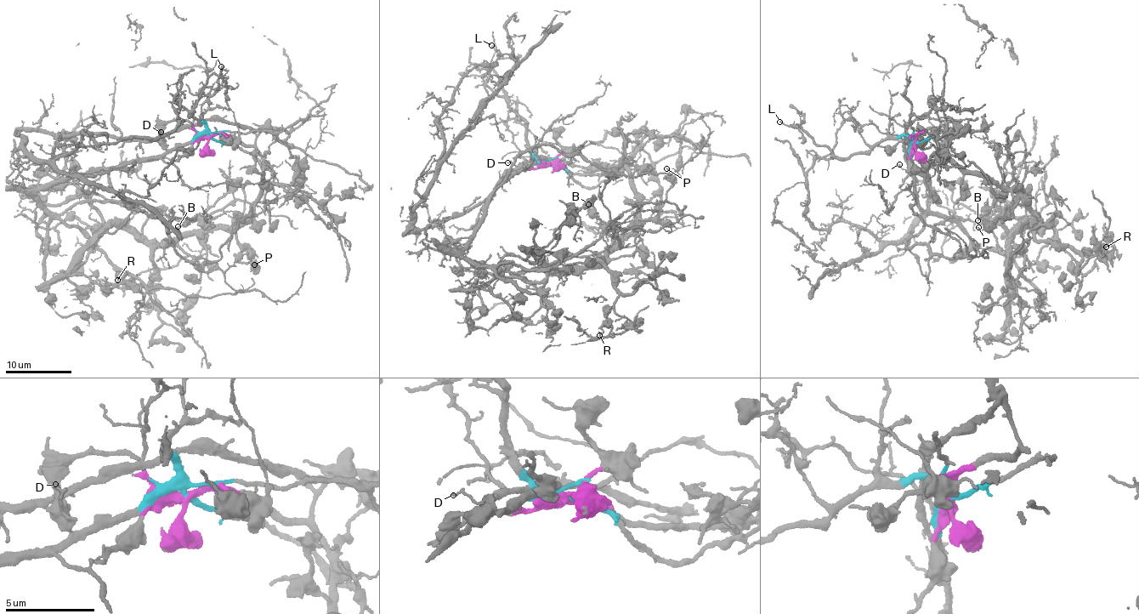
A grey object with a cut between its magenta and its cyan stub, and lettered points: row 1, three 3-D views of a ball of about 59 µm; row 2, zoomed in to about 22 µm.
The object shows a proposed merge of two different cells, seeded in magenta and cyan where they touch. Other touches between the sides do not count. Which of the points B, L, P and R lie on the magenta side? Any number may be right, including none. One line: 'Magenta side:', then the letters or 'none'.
Magenta side: B, P, R

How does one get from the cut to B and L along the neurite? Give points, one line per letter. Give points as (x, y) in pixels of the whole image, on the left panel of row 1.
B: (209, 136), (252, 145), (261, 190), (237, 224), (238, 214), (227, 211), (178, 227)
L: (209, 136), (203, 116), (199, 122), (189, 116), (193, 113), (197, 99), (212, 75), (222, 73), (221, 65)

